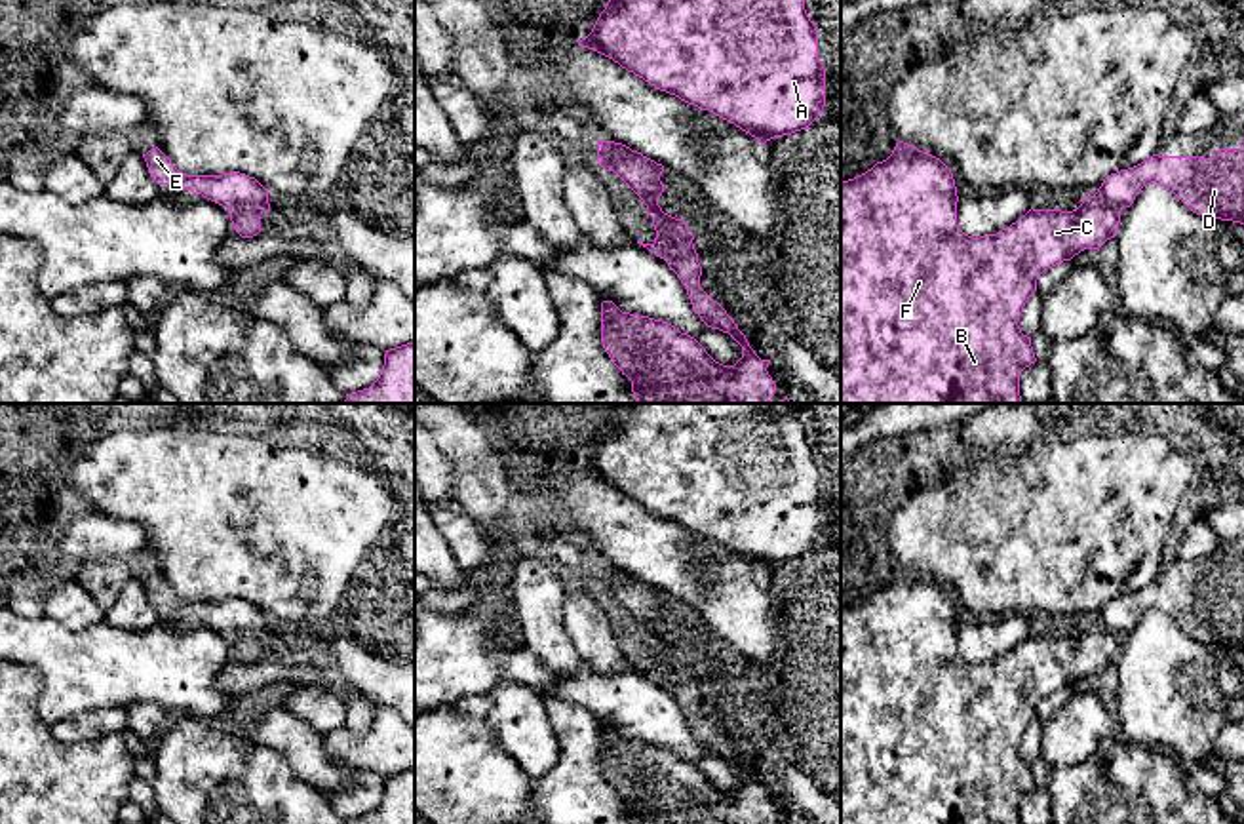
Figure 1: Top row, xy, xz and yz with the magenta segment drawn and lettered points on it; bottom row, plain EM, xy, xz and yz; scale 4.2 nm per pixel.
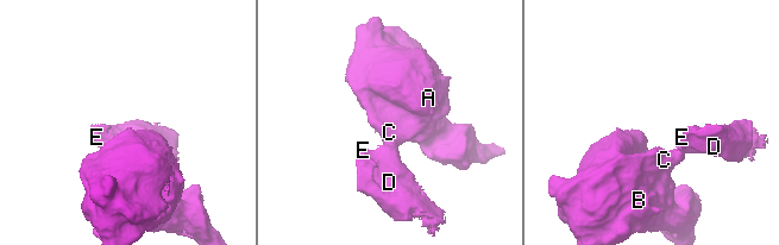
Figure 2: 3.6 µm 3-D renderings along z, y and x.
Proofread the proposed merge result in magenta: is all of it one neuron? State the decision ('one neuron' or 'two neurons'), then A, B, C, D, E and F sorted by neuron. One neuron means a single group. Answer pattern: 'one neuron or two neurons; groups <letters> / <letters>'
two neurons; groups A B C F / D E

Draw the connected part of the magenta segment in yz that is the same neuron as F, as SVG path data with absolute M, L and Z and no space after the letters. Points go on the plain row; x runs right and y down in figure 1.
M898 567L892 580L865 599L841 609L841 824L1021 824L1020 801L1037 788L1031 763L1023 761L1018 748L1025 729L1037 717L1039 702L1071 687L1084 676L1098 676L1115 664L1120 638L1094 622L1084 622L1073 638L1029 636L1016 649L997 660L972 664L957 651L957 613L951 596L936 582Z

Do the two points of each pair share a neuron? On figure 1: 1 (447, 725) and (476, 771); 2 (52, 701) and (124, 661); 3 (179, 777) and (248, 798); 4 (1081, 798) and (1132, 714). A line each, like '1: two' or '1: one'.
1: one
2: one
3: one
4: two

